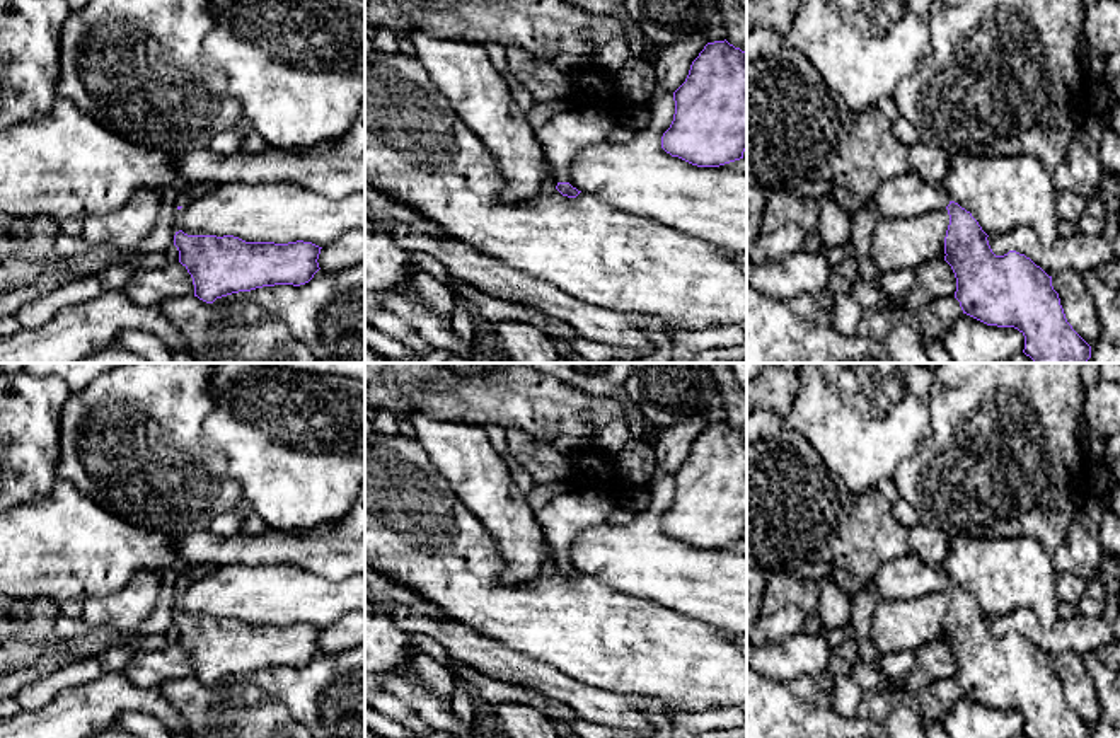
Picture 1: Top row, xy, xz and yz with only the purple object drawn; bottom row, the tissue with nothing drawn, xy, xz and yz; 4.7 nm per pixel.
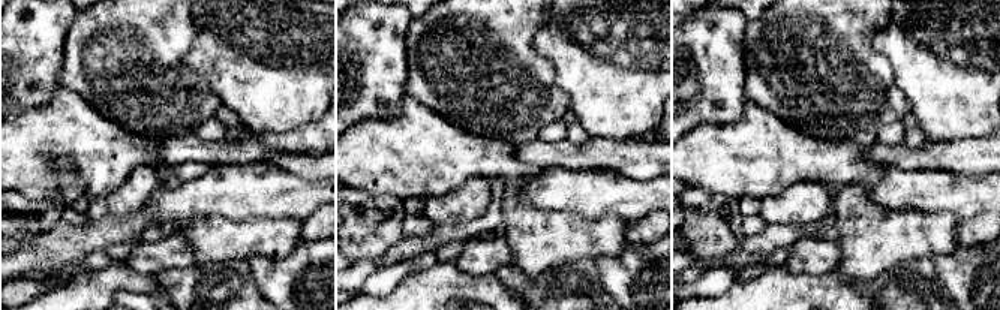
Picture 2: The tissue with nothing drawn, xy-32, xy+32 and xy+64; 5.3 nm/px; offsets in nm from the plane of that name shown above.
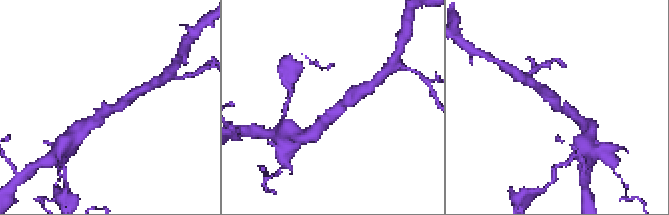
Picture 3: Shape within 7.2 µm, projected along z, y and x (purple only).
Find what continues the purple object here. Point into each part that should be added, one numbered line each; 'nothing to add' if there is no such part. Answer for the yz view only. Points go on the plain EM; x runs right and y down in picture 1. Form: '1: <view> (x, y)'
1: yz (907, 576)

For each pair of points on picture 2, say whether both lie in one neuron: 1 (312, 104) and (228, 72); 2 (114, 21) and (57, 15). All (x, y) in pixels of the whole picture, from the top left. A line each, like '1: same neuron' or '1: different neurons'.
1: same neuron
2: different neurons

